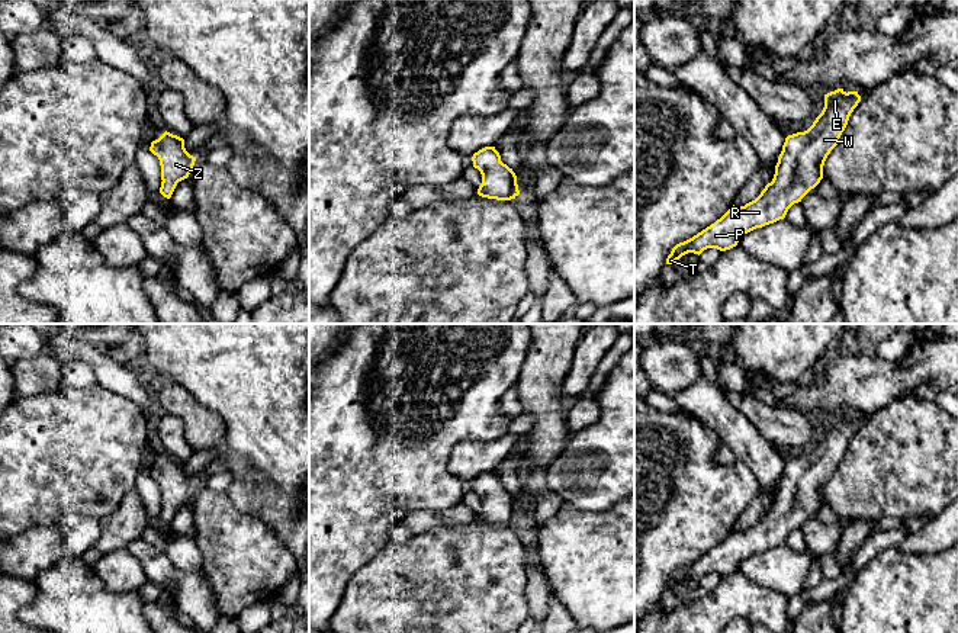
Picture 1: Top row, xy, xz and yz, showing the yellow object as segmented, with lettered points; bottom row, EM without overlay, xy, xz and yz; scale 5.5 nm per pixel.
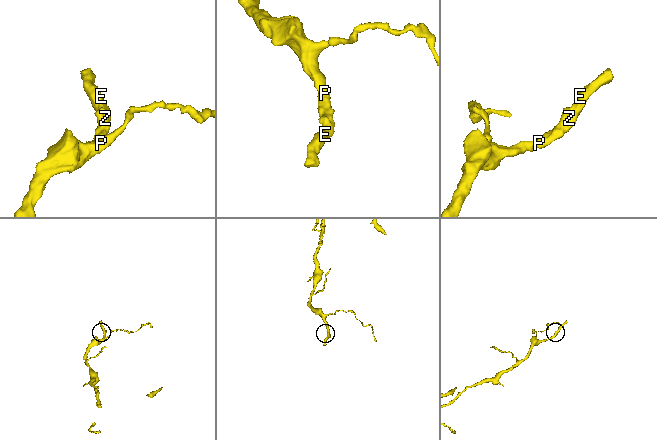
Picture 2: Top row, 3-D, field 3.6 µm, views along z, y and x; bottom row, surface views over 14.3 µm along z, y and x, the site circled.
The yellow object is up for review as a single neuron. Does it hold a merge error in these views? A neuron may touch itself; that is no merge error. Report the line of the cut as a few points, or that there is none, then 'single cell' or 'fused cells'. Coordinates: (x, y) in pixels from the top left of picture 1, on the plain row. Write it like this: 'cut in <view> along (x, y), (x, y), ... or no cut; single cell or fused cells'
no cut; single cell

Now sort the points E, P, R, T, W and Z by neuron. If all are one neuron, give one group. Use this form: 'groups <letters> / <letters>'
groups E P R T W Z

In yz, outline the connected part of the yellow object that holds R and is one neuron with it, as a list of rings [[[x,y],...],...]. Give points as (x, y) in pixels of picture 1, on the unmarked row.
[[[838,414],[824,420],[824,433],[813,450],[785,463],[774,504],[761,520],[745,531],[733,530],[714,549],[676,569],[666,589],[675,589],[688,578],[700,581],[707,573],[730,575],[745,559],[784,544],[788,534],[801,527],[823,504],[824,486],[838,470],[859,427],[858,417]]]

